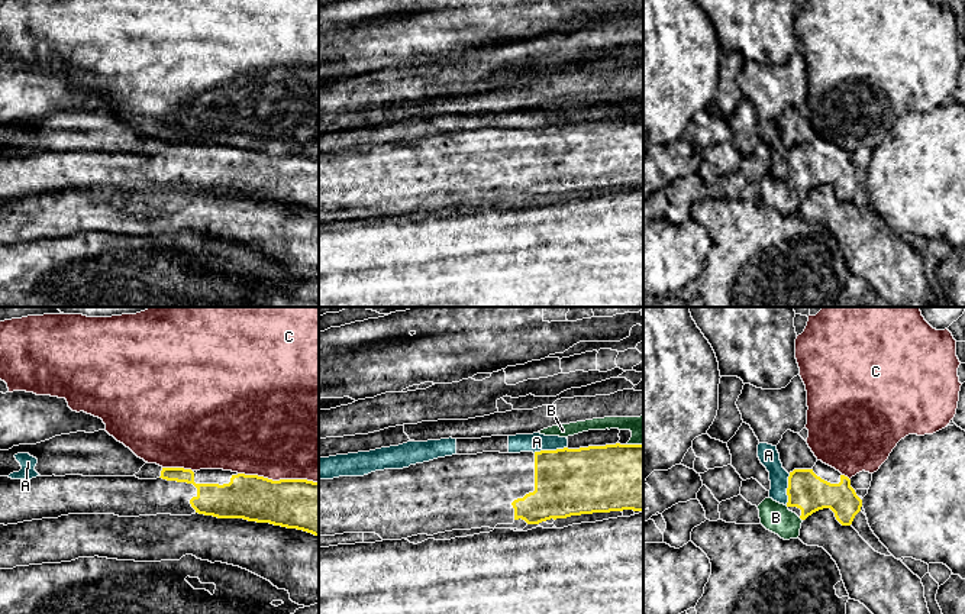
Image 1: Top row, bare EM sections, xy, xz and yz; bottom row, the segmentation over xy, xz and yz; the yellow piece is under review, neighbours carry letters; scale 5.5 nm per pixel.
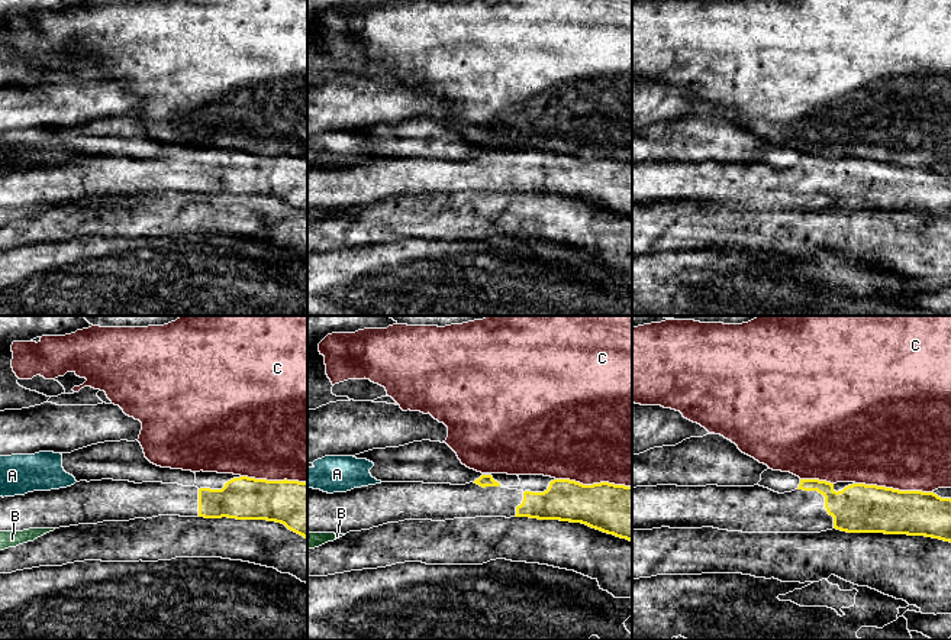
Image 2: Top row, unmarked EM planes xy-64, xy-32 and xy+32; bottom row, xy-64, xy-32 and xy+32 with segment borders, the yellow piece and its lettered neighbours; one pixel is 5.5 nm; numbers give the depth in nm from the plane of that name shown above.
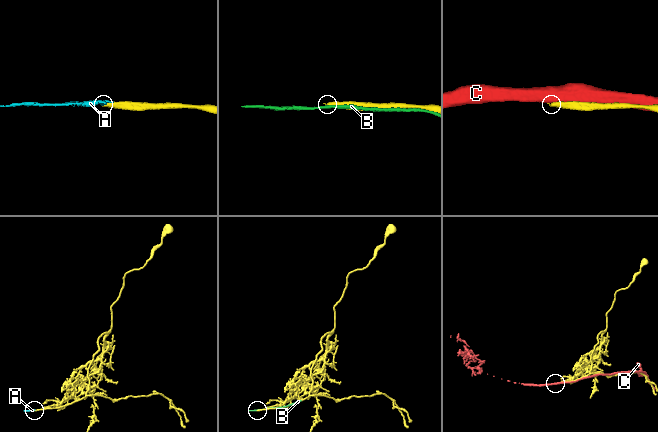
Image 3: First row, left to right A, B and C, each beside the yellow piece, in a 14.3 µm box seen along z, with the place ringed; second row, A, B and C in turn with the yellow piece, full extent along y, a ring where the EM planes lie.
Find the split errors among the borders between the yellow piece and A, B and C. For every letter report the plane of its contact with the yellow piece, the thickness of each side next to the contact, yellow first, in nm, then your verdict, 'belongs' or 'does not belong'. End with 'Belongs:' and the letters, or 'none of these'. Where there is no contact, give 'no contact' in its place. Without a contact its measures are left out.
A: meets yellow in xz; 360 nm thick on the yellow side, 110 nm on the other; does not belong
B: meets yellow in xz; 360 nm thick on the yellow side, 130 nm on the other; does not belong
C: meets yellow in xy; 280 nm thick on the yellow side, 500 nm on the other; does not belong
Belongs: none of these

